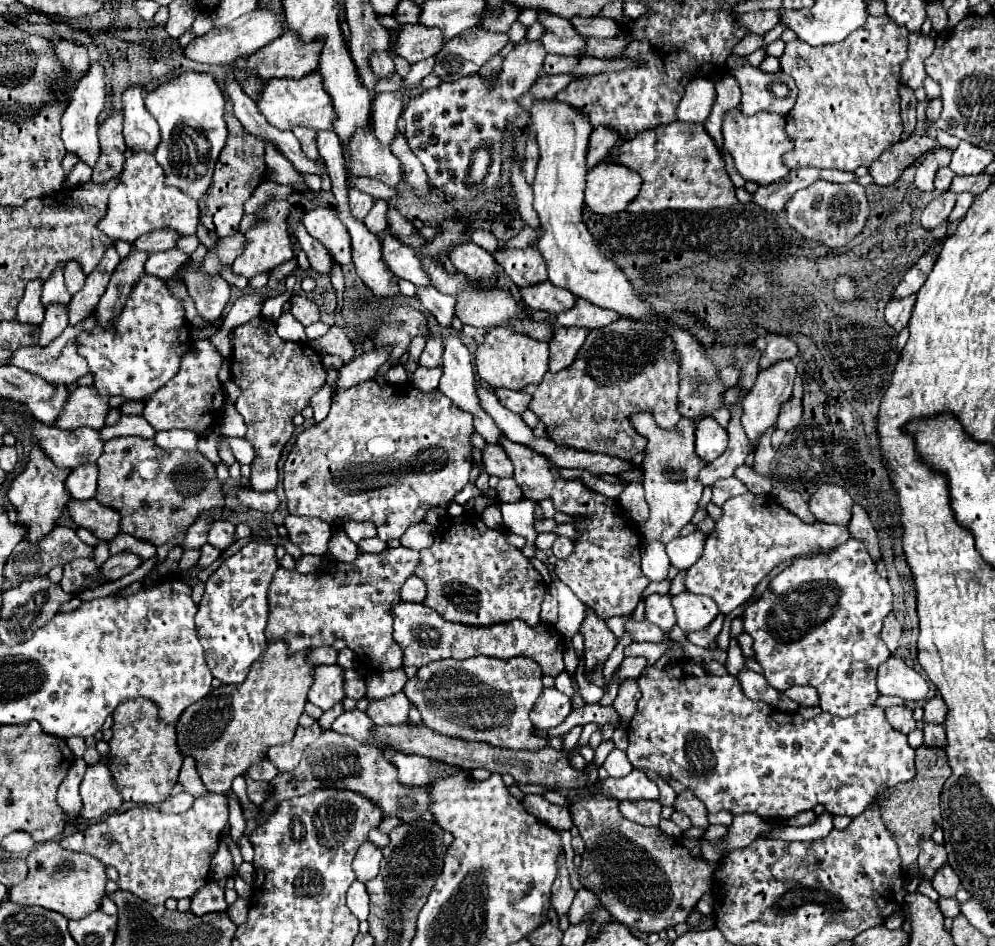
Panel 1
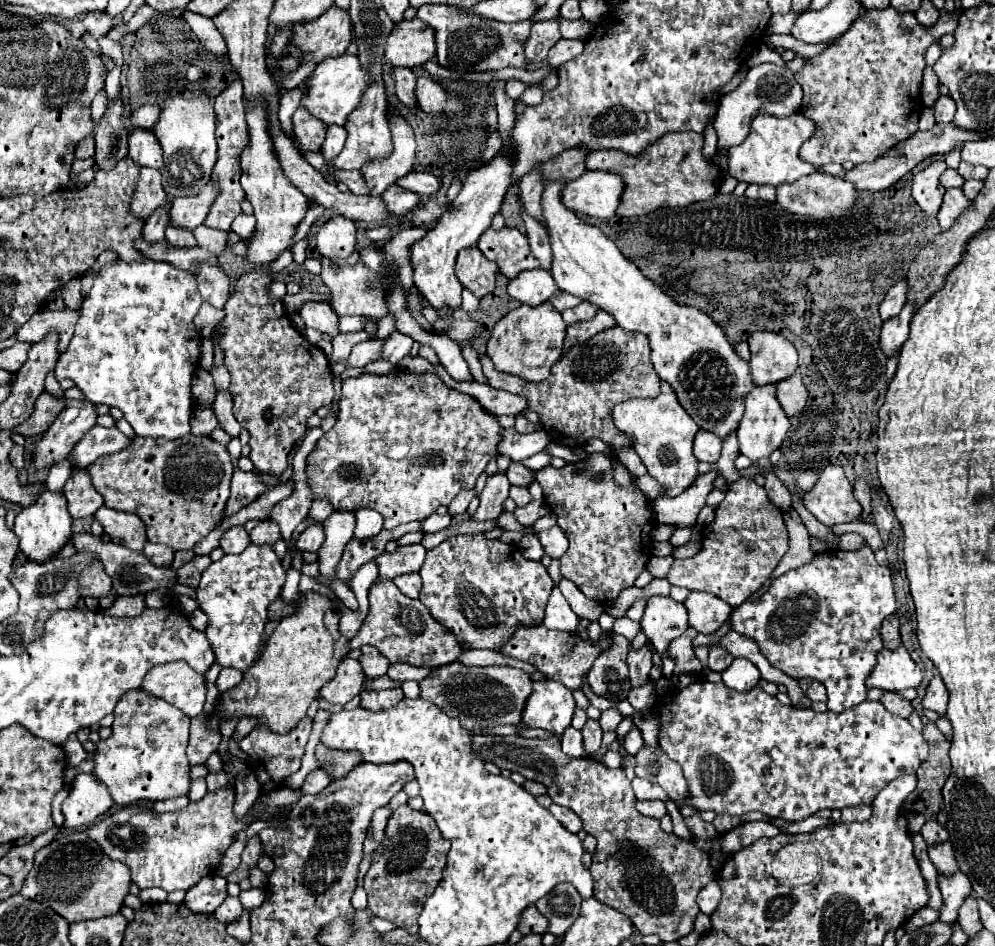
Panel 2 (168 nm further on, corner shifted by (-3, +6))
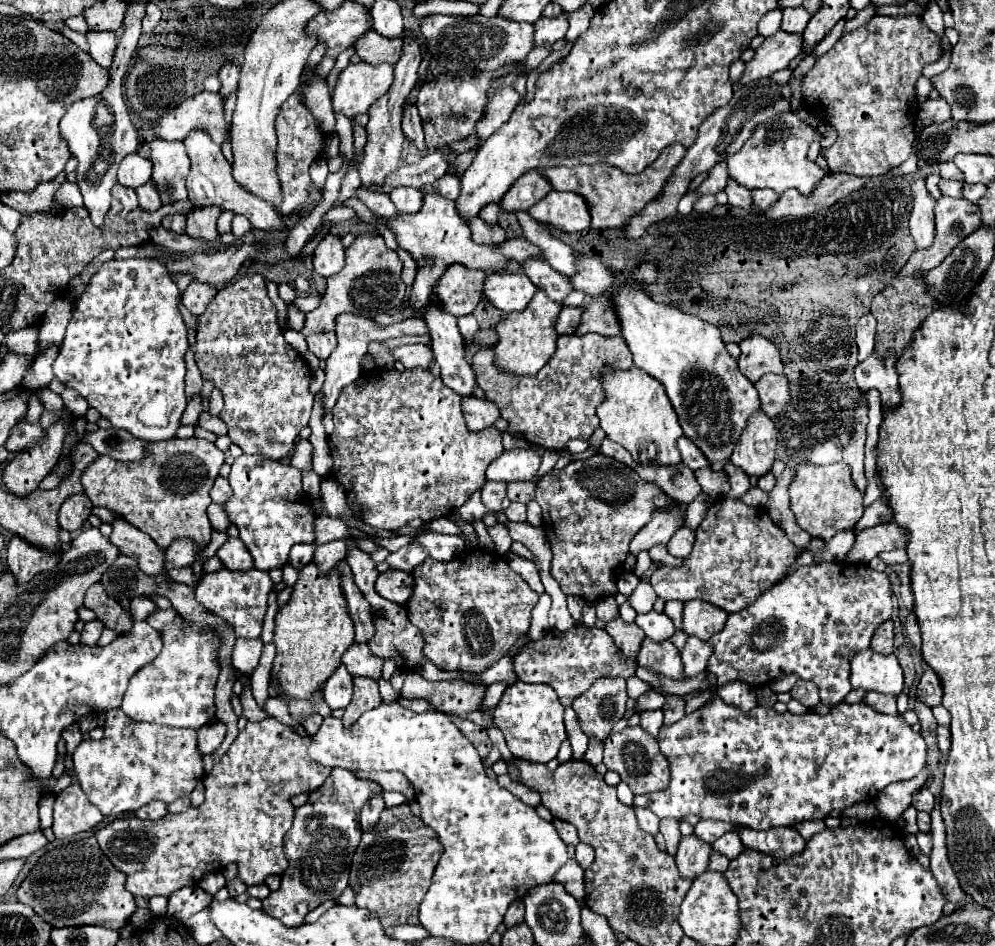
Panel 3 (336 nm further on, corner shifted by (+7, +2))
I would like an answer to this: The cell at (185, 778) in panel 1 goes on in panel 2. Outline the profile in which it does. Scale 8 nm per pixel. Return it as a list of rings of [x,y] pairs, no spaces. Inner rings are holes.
[[[194,718],[190,726],[190,744],[188,744],[188,760],[190,764],[204,764],[210,754],[214,754],[220,746],[220,732],[208,728],[206,718]]]

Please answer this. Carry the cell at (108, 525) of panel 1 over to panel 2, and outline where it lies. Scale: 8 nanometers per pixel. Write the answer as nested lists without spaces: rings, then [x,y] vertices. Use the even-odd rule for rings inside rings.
[[[102,506],[96,512],[96,518],[100,520],[106,534],[110,534],[112,542],[116,542],[116,544],[128,546],[134,552],[142,552],[144,544],[148,542],[146,524],[140,522],[140,518],[136,514],[128,514],[128,512],[120,512],[120,510]]]

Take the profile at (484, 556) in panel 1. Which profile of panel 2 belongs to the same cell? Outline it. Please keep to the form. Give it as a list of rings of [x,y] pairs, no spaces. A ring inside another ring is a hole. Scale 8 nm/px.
[[[484,534],[474,536],[452,536],[444,540],[440,546],[428,550],[426,560],[418,572],[422,576],[420,602],[430,610],[430,614],[452,634],[456,640],[468,648],[482,648],[500,652],[502,646],[512,638],[518,626],[538,626],[544,618],[544,608],[552,592],[552,578],[540,562],[526,560],[518,546],[502,544],[500,540],[488,540]]]

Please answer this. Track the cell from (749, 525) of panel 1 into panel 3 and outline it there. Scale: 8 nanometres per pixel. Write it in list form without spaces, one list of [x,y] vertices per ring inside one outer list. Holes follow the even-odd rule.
[[[728,464],[724,468],[724,472],[730,476],[730,492],[726,496],[718,498],[718,502],[714,502],[708,508],[702,524],[696,530],[696,542],[694,542],[692,554],[684,560],[682,566],[678,566],[678,568],[660,566],[650,576],[650,584],[662,600],[682,600],[682,602],[686,602],[686,600],[700,598],[700,600],[706,600],[706,602],[726,610],[728,614],[732,614],[732,612],[738,612],[744,606],[752,604],[766,588],[774,586],[788,572],[788,566],[796,558],[794,544],[786,538],[784,530],[772,522],[768,512],[762,506],[746,506],[740,500],[740,496],[744,496],[744,492],[748,492],[750,486],[752,486],[750,478],[746,474],[742,474],[742,470],[738,470],[732,464]]]

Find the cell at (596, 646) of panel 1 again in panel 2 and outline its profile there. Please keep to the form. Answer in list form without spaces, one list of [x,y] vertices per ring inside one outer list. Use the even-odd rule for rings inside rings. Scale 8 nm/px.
[[[612,634],[612,640],[614,640],[612,650],[600,654],[592,670],[588,672],[588,684],[594,694],[610,702],[622,702],[628,698],[628,692],[632,688],[626,664],[630,642],[618,634]]]

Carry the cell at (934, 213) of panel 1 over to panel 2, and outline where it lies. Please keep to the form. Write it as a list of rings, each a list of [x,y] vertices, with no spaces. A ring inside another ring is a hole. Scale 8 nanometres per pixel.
[[[950,188],[950,190],[946,190],[944,202],[942,202],[942,208],[940,208],[940,214],[936,216],[942,232],[950,230],[950,226],[952,226],[952,224],[960,218],[960,214],[966,212],[970,206],[972,206],[972,200],[968,200],[968,198],[964,196],[962,188]]]

